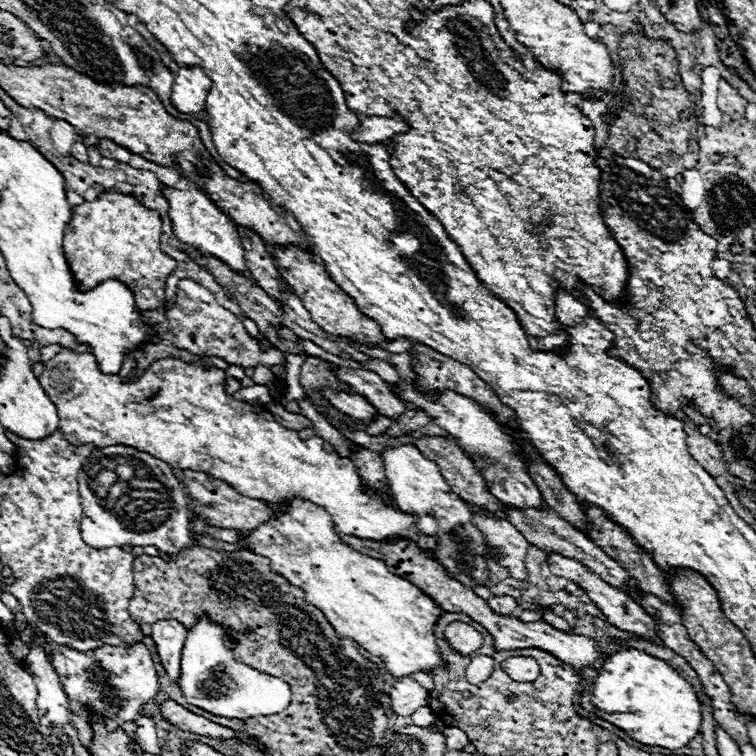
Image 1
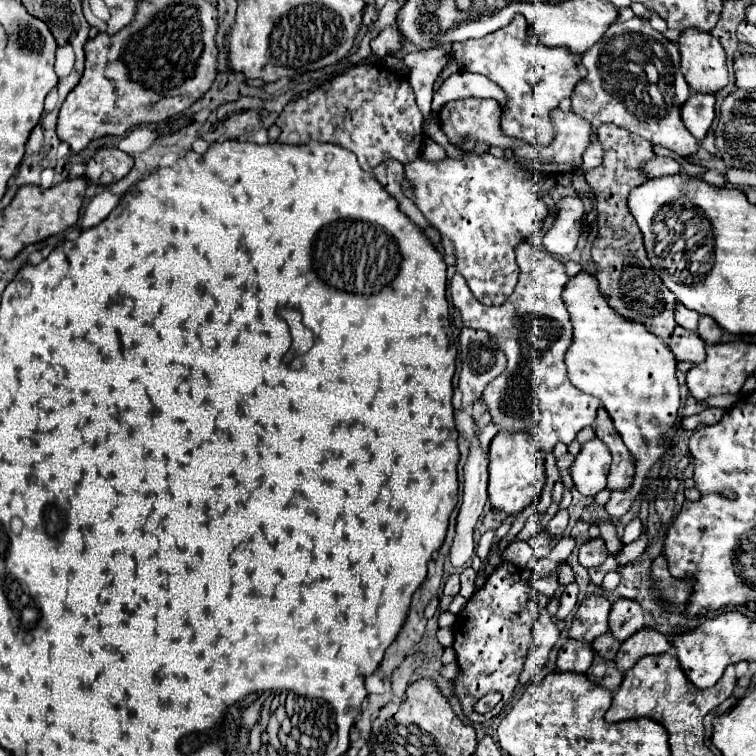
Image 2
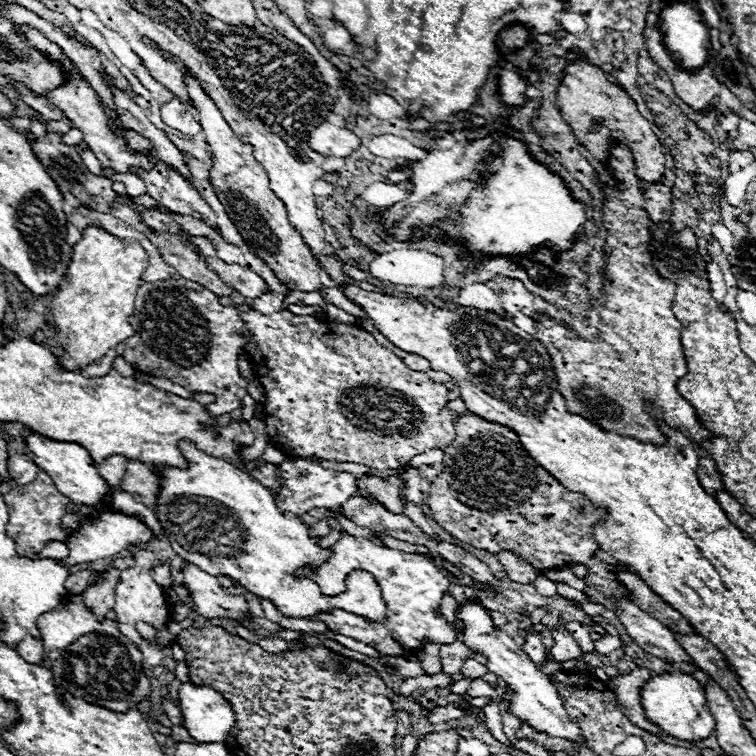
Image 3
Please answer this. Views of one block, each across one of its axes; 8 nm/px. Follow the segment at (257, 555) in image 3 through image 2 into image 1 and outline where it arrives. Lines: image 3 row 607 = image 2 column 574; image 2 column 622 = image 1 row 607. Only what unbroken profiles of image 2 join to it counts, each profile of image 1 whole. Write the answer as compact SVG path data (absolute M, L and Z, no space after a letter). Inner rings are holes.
M296 498L290 506L278 506L278 512L280 518L276 522L266 522L264 526L252 530L244 544L250 548L250 552L260 552L262 556L268 556L274 572L280 572L290 584L302 588L306 592L306 600L324 612L338 634L352 638L364 650L372 652L372 656L380 658L388 674L392 674L394 678L406 678L414 672L428 674L434 666L446 666L432 630L444 610L434 600L430 600L428 594L410 584L410 580L392 574L382 560L364 556L342 544L326 510ZM492 596L486 600L496 614L512 614L516 608L516 600L512 596Z

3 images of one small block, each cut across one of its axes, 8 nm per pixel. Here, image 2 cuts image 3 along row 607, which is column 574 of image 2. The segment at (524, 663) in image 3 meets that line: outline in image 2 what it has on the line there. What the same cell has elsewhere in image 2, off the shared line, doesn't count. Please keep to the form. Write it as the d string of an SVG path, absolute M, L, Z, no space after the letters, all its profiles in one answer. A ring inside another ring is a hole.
M594 438L582 444L582 450L570 468L578 492L584 496L596 496L602 488L606 488L610 464L612 454L602 440Z

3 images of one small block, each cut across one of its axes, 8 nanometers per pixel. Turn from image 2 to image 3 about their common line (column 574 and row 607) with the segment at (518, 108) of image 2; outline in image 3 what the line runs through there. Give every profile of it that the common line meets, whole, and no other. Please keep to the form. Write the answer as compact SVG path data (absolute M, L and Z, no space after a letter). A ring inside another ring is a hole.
M80 594L68 596L56 610L40 616L38 628L54 680L74 698L84 698L108 710L126 712L136 708L152 692L152 684L142 670L142 652L138 646L128 642L112 620L98 620L92 616Z

